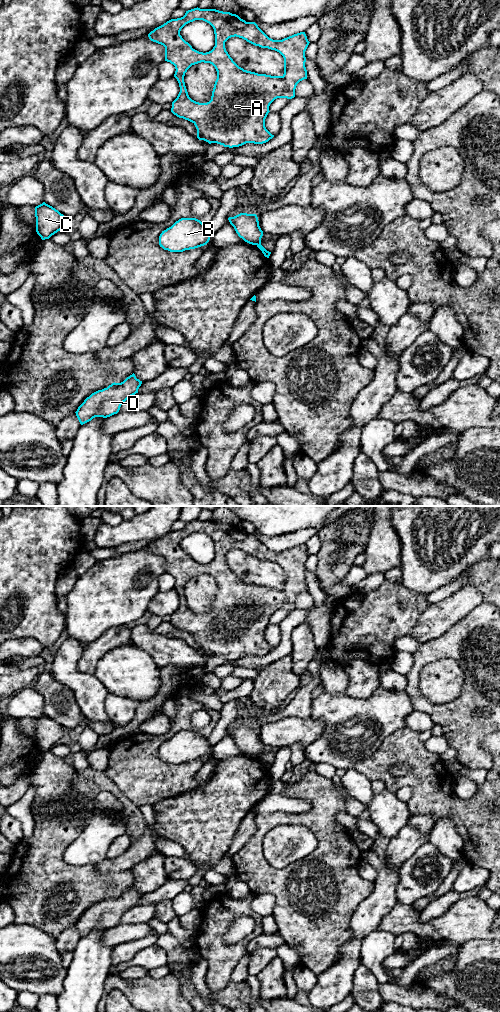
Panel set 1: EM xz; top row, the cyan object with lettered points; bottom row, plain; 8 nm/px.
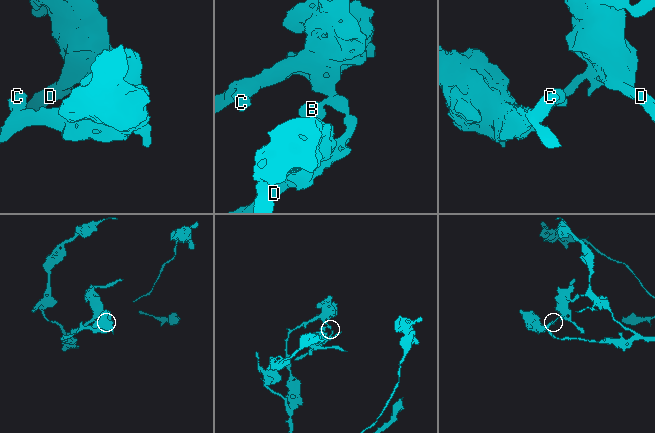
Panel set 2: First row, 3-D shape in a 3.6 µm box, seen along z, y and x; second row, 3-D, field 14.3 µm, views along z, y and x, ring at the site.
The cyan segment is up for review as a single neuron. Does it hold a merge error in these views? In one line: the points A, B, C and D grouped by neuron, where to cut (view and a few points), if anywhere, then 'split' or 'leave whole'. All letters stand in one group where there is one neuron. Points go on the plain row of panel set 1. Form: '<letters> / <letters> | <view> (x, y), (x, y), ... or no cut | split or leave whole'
A B C / D | xz (260, 755), (257, 757) | split

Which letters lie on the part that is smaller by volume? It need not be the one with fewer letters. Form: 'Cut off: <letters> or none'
Cut off: D

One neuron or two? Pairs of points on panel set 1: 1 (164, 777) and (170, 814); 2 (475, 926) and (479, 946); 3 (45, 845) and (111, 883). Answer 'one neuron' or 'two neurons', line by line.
1: two neurons
2: two neurons
3: one neuron

